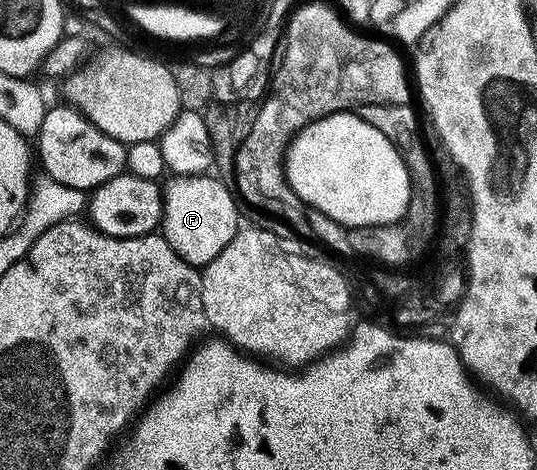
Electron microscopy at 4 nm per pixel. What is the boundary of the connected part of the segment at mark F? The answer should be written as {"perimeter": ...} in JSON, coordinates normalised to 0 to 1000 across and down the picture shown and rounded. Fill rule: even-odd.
{"perimeter":[[[369,370],[358,379],[320,377],[304,406],[300,502],[354,566],[382,570],[434,513],[449,487],[445,438],[432,398],[395,374]],[[432,413],[432,415],[430,415]],[[439,430],[439,432],[438,432]],[[445,436],[445,438],[443,438]]]}

